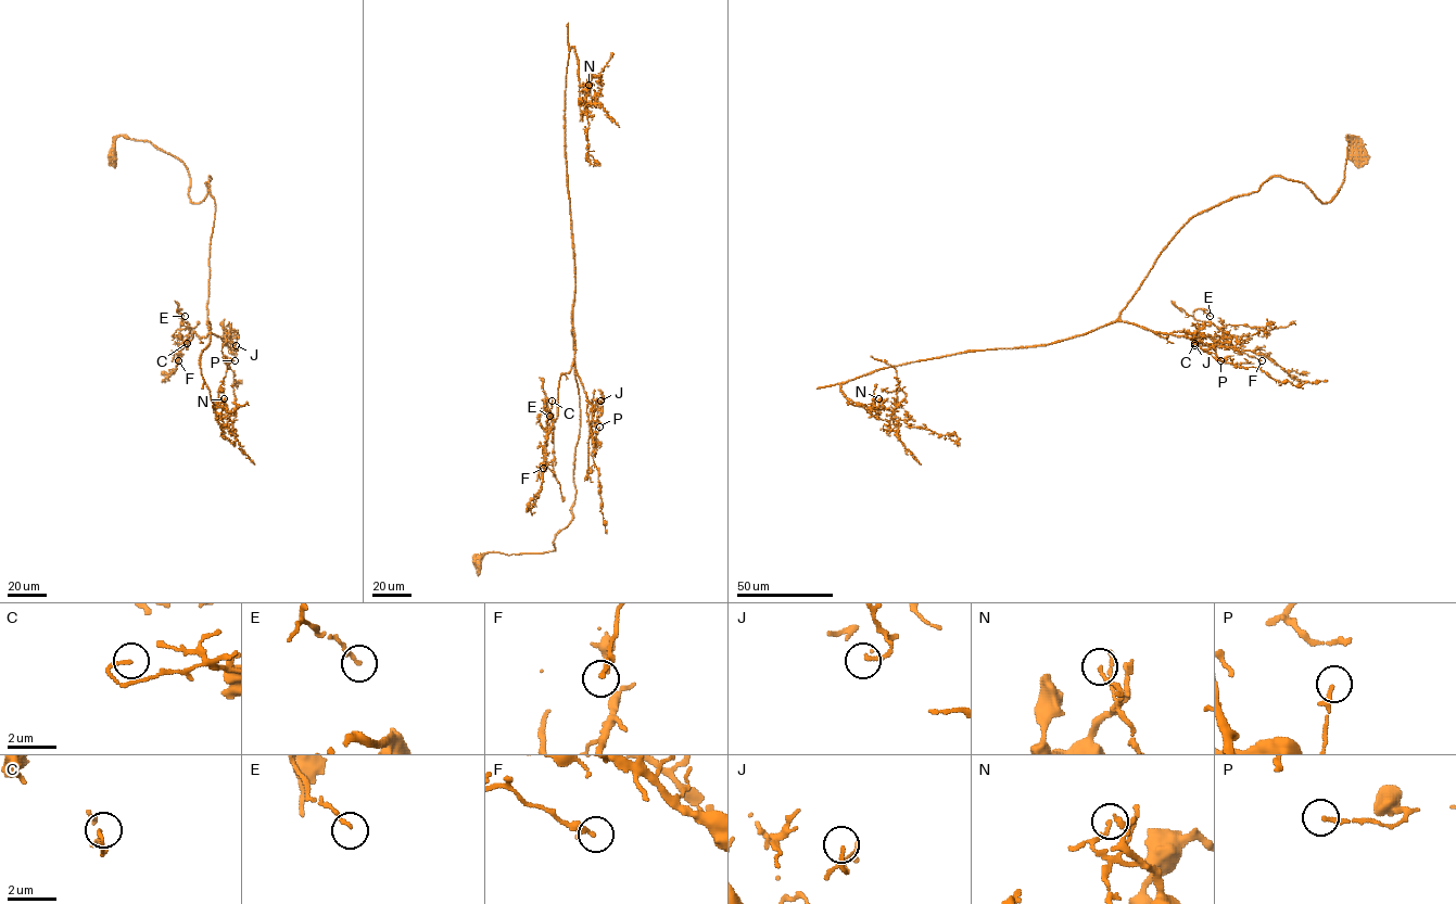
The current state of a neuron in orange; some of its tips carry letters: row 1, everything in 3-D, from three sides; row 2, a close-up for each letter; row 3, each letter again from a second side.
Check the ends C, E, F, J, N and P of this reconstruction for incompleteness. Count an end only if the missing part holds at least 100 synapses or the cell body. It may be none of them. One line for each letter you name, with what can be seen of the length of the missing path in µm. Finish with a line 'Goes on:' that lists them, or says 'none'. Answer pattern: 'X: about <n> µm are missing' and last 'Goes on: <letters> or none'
Goes on: none

